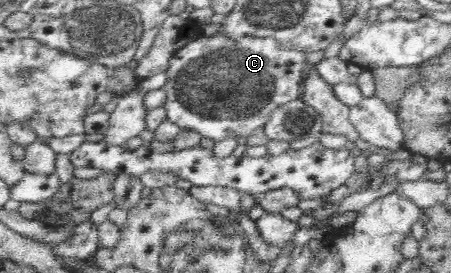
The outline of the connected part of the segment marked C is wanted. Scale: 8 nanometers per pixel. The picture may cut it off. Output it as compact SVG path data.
M215 34L213 36L201 36L181 47L173 57L171 57L167 69L167 83L165 83L165 90L167 90L167 99L164 108L167 111L166 117L173 120L180 128L191 128L201 132L202 137L209 138L216 141L228 139L230 137L238 139L240 137L247 137L255 128L264 127L269 121L270 113L278 107L287 105L293 100L299 99L302 94L302 82L307 68L306 54L297 49L289 49L279 47L278 43L273 38L242 38L239 41L223 40L221 35Z

